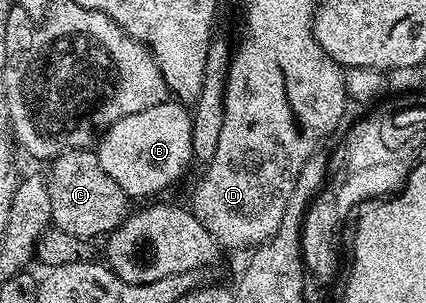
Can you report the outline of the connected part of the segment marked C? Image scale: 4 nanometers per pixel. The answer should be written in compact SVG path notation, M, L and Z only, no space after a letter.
M80 148L74 152L65 152L57 156L48 168L52 227L56 231L78 238L105 238L131 215L131 198L121 189L119 182L115 182L115 178L111 178L111 174L99 166L96 151Z

